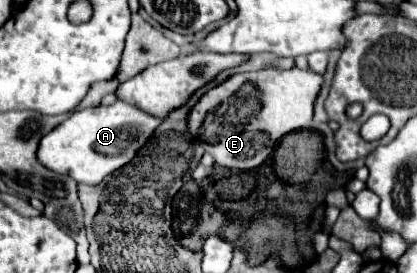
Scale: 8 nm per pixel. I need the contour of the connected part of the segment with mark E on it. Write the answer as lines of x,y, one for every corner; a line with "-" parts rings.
297,67
289,71
265,69
233,75
201,97
191,113
189,131
215,157
217,165
241,171
259,167
283,135
311,127
313,105
321,85
323,75

